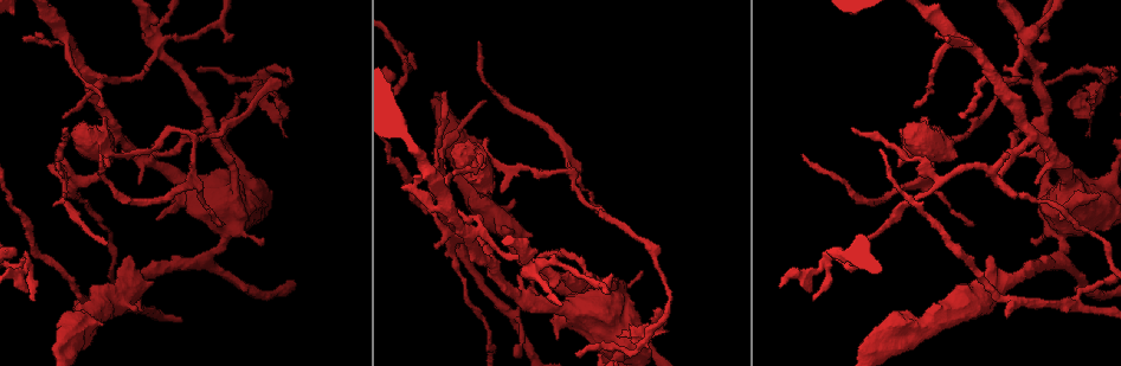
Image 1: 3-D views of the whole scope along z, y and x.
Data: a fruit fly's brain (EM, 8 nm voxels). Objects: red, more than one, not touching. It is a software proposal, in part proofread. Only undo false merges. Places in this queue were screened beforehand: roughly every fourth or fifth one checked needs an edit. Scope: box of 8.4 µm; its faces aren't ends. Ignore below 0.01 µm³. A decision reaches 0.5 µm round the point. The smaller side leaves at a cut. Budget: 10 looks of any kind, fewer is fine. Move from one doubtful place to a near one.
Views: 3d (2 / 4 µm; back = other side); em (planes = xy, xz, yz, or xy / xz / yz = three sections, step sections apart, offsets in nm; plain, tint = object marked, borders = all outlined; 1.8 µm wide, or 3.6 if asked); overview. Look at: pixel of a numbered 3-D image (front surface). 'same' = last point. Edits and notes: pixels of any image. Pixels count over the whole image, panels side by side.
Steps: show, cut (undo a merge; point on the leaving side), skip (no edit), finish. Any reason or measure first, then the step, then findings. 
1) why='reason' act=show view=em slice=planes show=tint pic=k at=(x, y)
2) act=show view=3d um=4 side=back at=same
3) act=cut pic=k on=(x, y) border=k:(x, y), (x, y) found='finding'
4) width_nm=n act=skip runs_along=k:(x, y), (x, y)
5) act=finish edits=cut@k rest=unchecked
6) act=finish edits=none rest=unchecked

why='looks like a crossing' act=show view=3d um=4 pic=1 at=(966, 42)

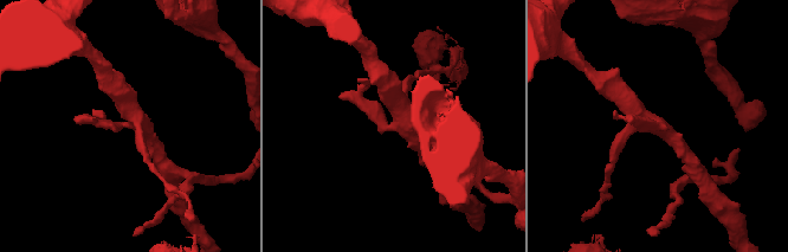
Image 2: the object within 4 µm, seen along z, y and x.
arms=4 why='need the tissue' act=show view=em slice=planes show=tint pic=2 at=(658, 124)

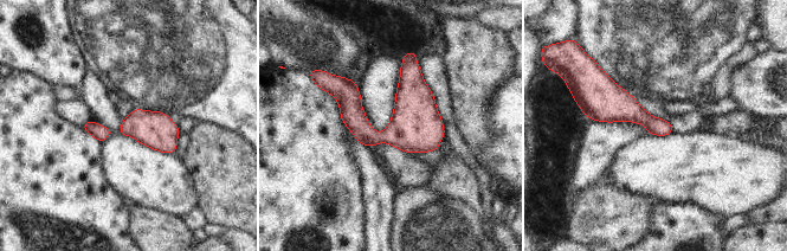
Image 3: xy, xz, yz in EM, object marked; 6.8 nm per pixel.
act=skip found='one neuron here'

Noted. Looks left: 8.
why='looks like a crossing' act=show view=3d um=4 pic=1 at=(1026, 46)

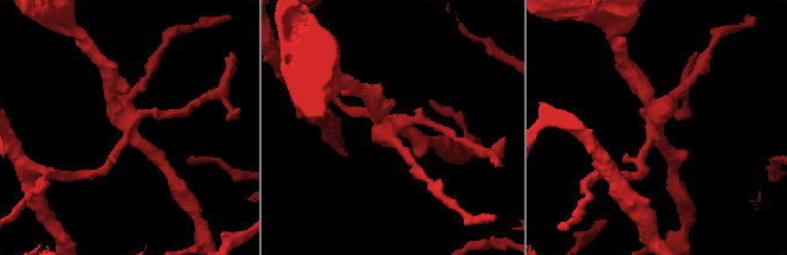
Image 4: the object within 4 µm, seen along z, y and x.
act=show view=em slice=planes show=plain pic=4 at=(395, 123)

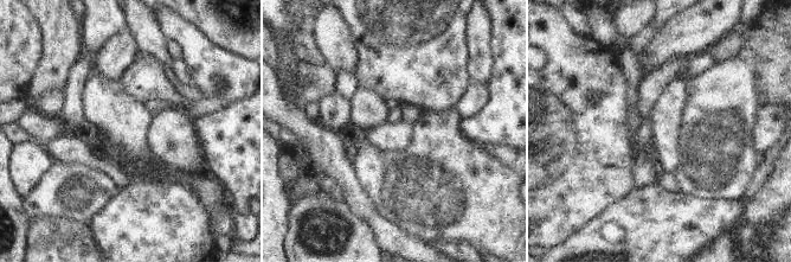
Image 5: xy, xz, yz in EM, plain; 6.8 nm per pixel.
act=show view=em slice=planes show=tint at=same

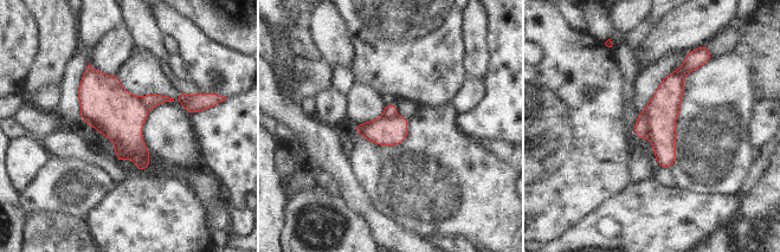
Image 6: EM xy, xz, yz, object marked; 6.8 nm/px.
width_nm=220 act=cut pic=6 on=(664, 107) border=6:(645, 108), (650, 139) found='two neurons meet here'

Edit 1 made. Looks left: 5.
why='abrupt turn' act=show view=3d um=2 pic=1 at=(77, 180)

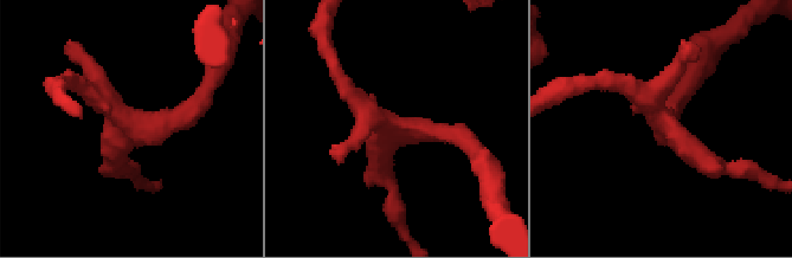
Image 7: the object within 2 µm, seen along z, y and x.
act=show view=em slice=planes show=borders pic=7 at=(129, 127)

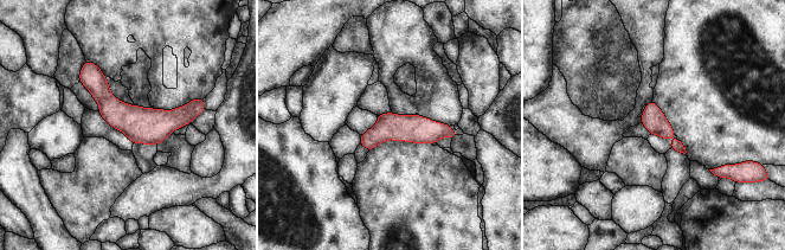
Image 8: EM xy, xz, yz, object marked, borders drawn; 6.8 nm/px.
act=skip runs_along=8:(83, 71), (127, 119), (194, 111) found='continuous, no second neuron'

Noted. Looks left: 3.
why='sharp bend' act=show view=em slice=xz step=8 show=tint pic=1 at=(28, 259)

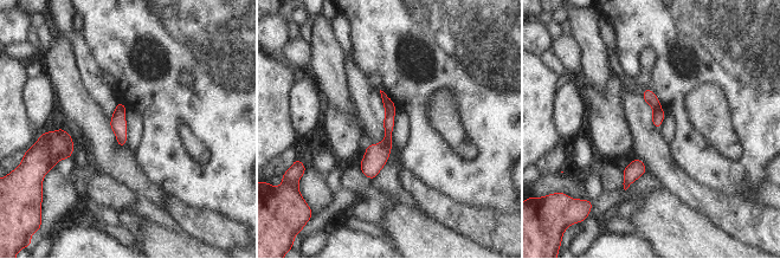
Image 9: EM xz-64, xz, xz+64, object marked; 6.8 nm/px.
act=skip runs_along=9:(385, 98), (388, 137), (371, 175) found='one neuron here'

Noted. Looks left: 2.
act=finish edits=cut@6 rest=unchecked

